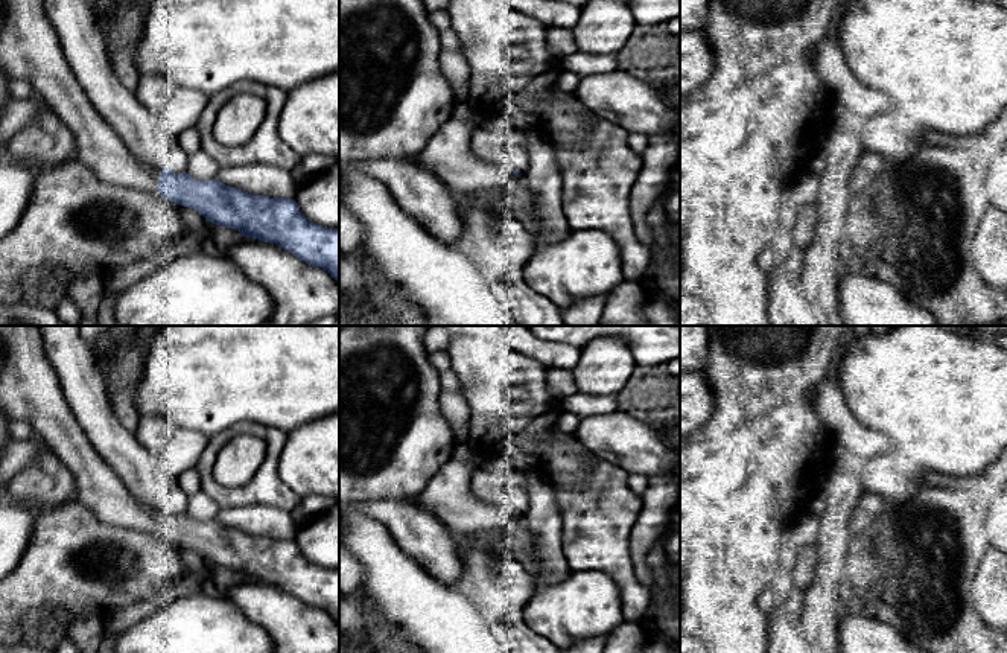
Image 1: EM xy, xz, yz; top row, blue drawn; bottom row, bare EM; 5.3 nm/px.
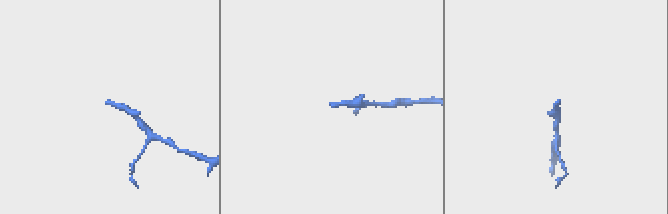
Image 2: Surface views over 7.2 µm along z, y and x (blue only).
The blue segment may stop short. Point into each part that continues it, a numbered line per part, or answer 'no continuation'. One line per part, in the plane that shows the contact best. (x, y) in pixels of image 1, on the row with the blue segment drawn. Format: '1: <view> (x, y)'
1: xy (29, 47)

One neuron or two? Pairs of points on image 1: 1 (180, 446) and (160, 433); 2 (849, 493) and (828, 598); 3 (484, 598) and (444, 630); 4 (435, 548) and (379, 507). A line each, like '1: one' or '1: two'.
1: two
2: one
3: two
4: one

